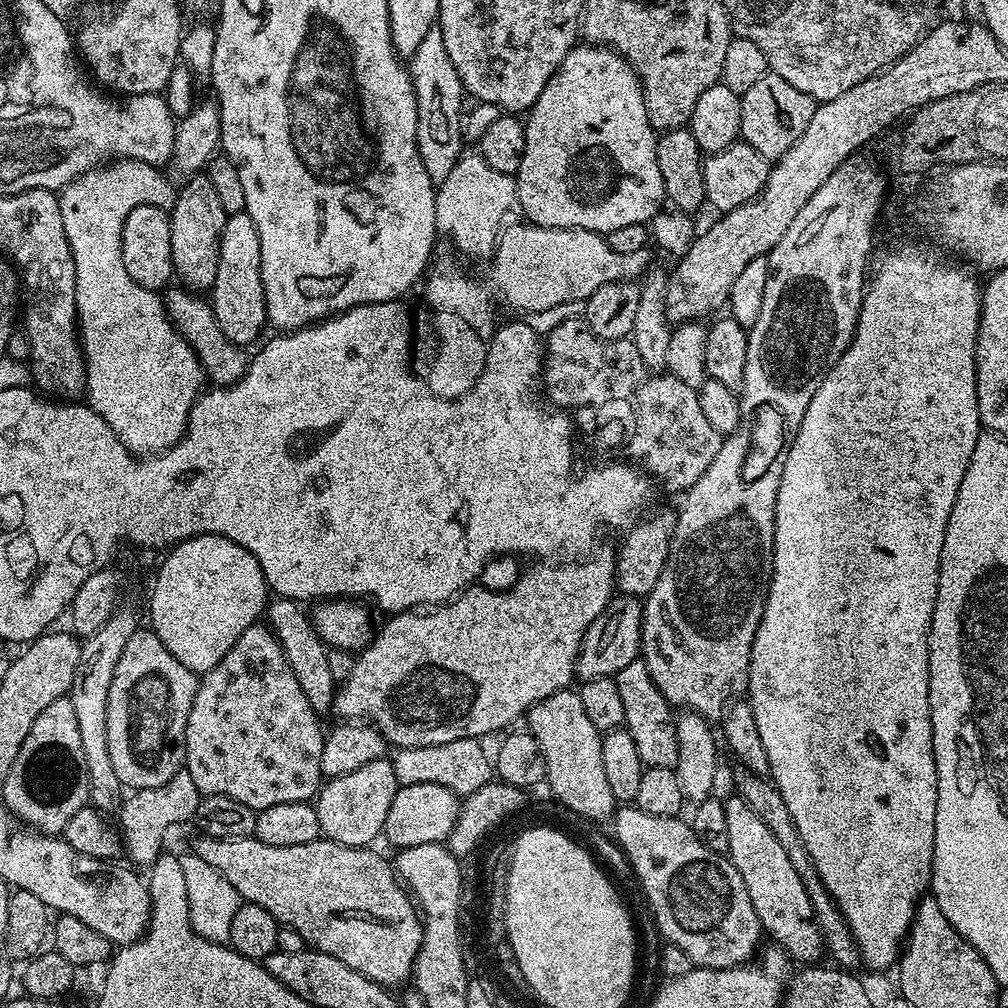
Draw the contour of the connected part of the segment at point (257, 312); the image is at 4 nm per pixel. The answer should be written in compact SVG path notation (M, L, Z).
M245 211L231 213L228 221L224 223L218 274L216 283L210 289L210 305L222 334L226 334L230 342L241 346L249 346L248 344L254 343L256 339L259 341L260 331L266 328L268 315L266 314L266 294L262 290L260 277L261 262L262 254L256 223Z

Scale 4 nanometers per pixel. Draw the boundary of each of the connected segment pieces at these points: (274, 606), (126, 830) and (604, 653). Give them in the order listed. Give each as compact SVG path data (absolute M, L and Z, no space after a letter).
M276 598L267 605L266 623L271 628L276 640L286 654L286 662L290 662L290 670L294 670L294 678L298 678L298 686L302 686L302 694L306 694L306 702L318 714L331 713L336 703L338 681L330 674L329 649L320 640L309 613L303 612L301 605L294 600Z
M184 766L175 772L170 783L162 787L137 789L127 795L119 809L121 812L118 826L125 853L128 852L133 861L130 862L144 868L151 867L157 857L163 853L162 844L168 828L186 821L189 823L196 815L201 795L194 783L194 778Z
M613 595L604 607L604 613L584 632L580 654L576 658L576 676L581 681L615 677L622 666L630 666L640 656L640 635L644 625L644 609L641 597Z

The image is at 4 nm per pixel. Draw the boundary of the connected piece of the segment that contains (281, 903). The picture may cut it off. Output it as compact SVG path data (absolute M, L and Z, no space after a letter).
M197 835L194 853L212 866L237 891L241 901L270 910L276 923L298 930L305 945L346 962L350 970L366 974L370 982L396 990L399 984L409 983L416 967L416 955L422 946L424 925L422 917L403 883L398 879L393 865L372 852L371 847L342 846L323 838L306 842L306 846L266 846L266 842L252 836L239 836L229 840L215 840L213 836Z

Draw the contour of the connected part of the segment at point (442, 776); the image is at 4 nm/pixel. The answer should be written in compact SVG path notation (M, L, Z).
M455 739L454 742L439 743L438 746L397 749L391 759L396 783L399 787L436 783L458 798L466 797L491 783L494 776L491 757L479 744L477 739Z

